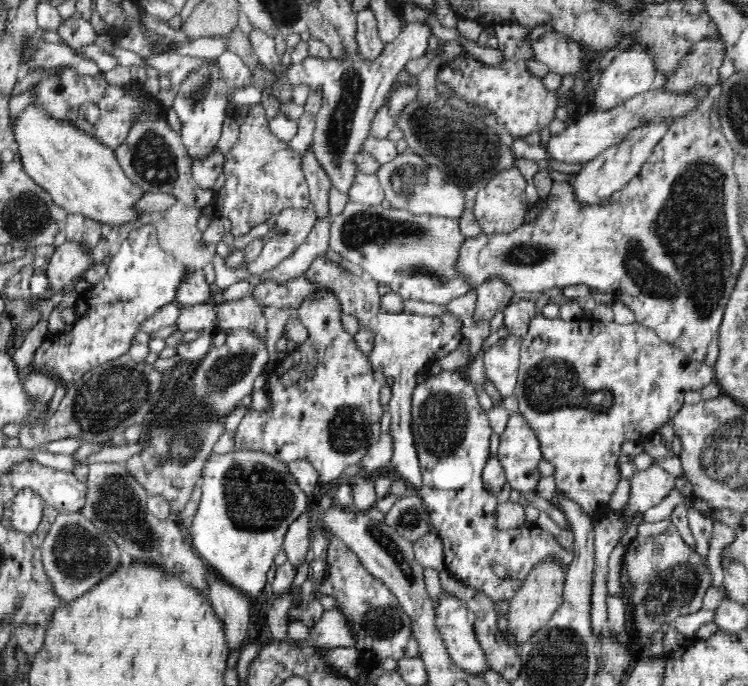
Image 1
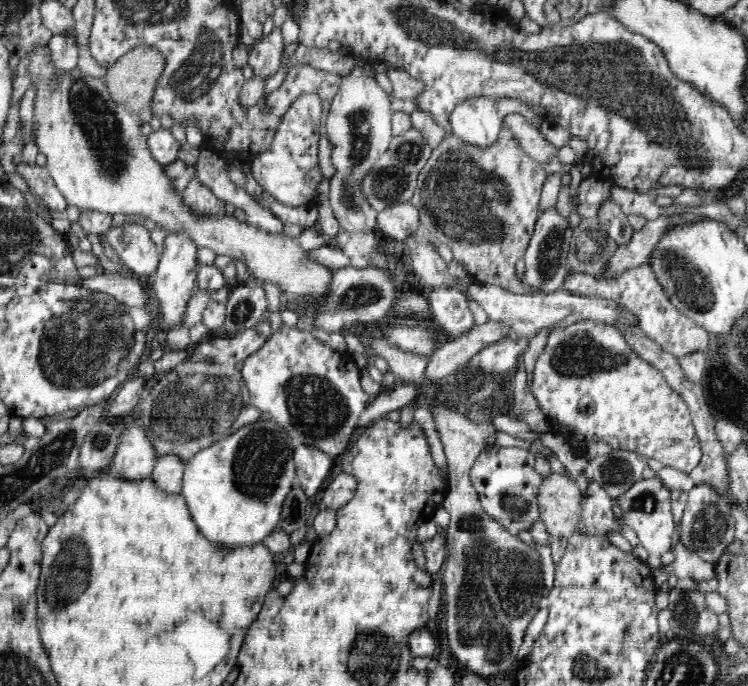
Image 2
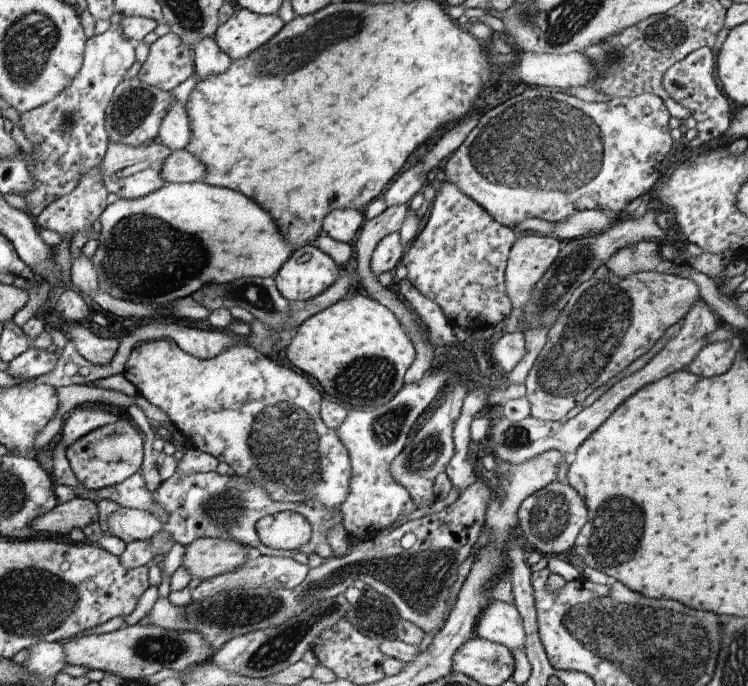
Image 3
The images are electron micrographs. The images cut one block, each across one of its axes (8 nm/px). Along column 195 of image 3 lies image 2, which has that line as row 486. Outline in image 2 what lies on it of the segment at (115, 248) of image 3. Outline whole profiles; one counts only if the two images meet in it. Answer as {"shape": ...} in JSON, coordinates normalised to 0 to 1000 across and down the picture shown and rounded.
{"shape":[[[356,608],[345,615],[322,621],[305,638],[293,641],[250,671],[245,685],[242,719],[250,732],[255,757],[269,780],[282,793],[289,793],[293,799],[303,797],[307,802],[316,796],[348,793],[357,781],[361,781],[374,761],[380,729],[397,701],[392,668],[393,652],[393,646],[380,624]]]}

